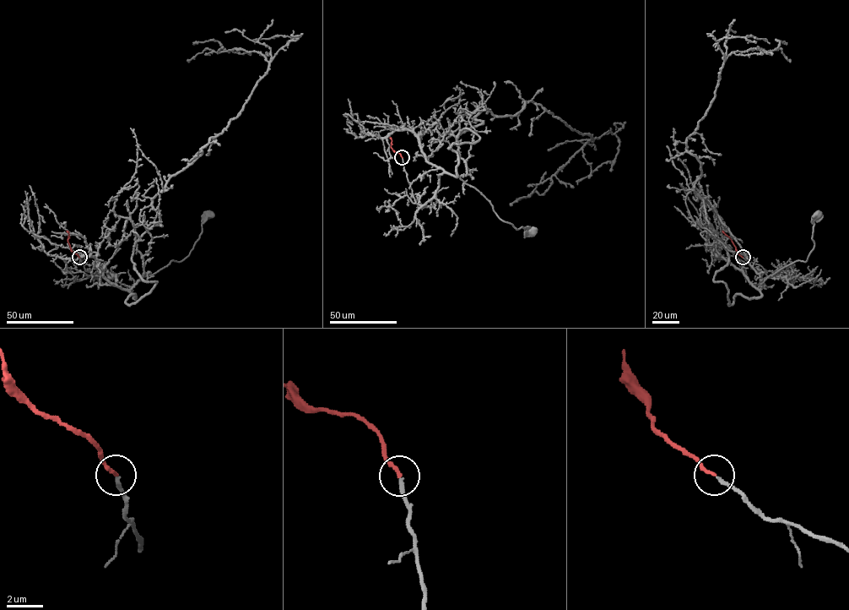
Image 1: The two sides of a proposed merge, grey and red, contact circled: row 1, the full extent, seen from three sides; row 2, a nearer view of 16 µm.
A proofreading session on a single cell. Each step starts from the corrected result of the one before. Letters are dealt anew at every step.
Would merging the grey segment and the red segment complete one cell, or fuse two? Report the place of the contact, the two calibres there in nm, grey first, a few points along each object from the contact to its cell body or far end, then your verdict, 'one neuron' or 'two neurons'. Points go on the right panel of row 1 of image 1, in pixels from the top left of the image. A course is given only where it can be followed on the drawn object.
(743, 257) | 190/200 nm | grey via (743, 257), (767, 270), (789, 273), (786, 278), (769, 275), (758, 288), (786, 266), (807, 260), (818, 215) | red via (743, 257), (722, 231) | one neuron

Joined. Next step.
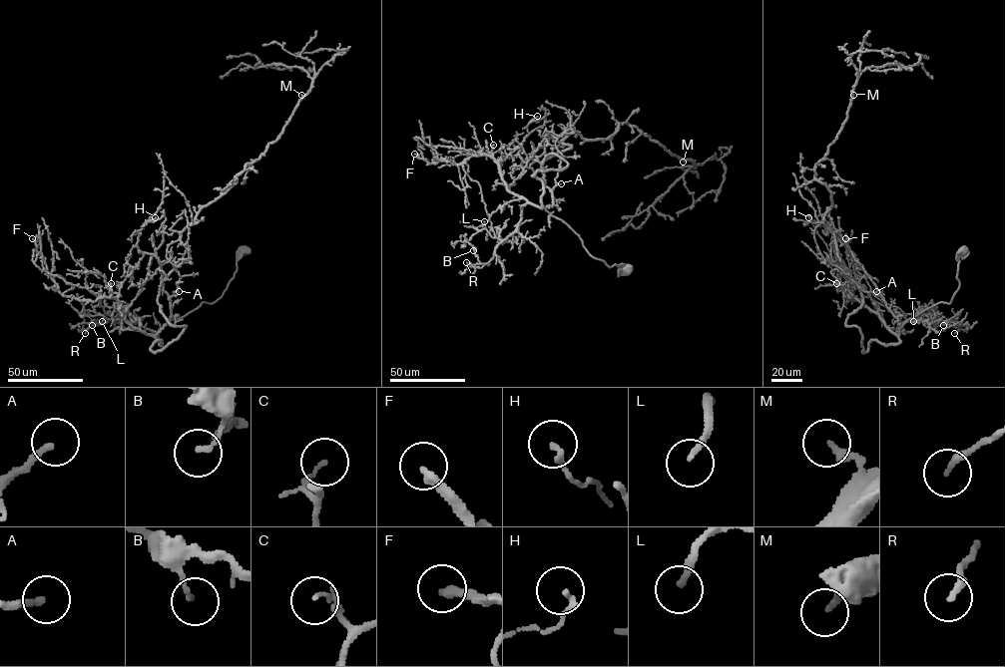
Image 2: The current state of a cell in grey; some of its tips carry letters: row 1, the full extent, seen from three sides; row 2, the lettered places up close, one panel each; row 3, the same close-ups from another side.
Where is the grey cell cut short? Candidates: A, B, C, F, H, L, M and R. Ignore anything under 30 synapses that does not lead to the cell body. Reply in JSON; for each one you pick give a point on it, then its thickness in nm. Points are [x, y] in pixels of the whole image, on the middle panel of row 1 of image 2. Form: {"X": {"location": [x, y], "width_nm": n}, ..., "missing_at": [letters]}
{"A": {"location": [561, 183], "width_nm": 200}, "F": {"location": [414, 154], "width_nm": 260}, "L": {"location": [484, 221], "width_nm": 180}, "missing_at": ["A", "F", "L"]}

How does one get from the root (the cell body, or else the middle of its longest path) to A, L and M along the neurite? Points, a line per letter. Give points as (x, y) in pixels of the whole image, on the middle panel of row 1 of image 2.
A: (627, 270), (616, 264), (610, 267), (593, 257), (579, 236), (545, 209), (552, 204), (551, 189), (561, 183)
L: (627, 270), (593, 257), (579, 236), (543, 207), (523, 204), (518, 226), (502, 239), (491, 236), (484, 221)
M: (627, 270), (537, 206), (532, 176), (567, 166), (539, 169), (570, 134), (618, 123), (683, 162)

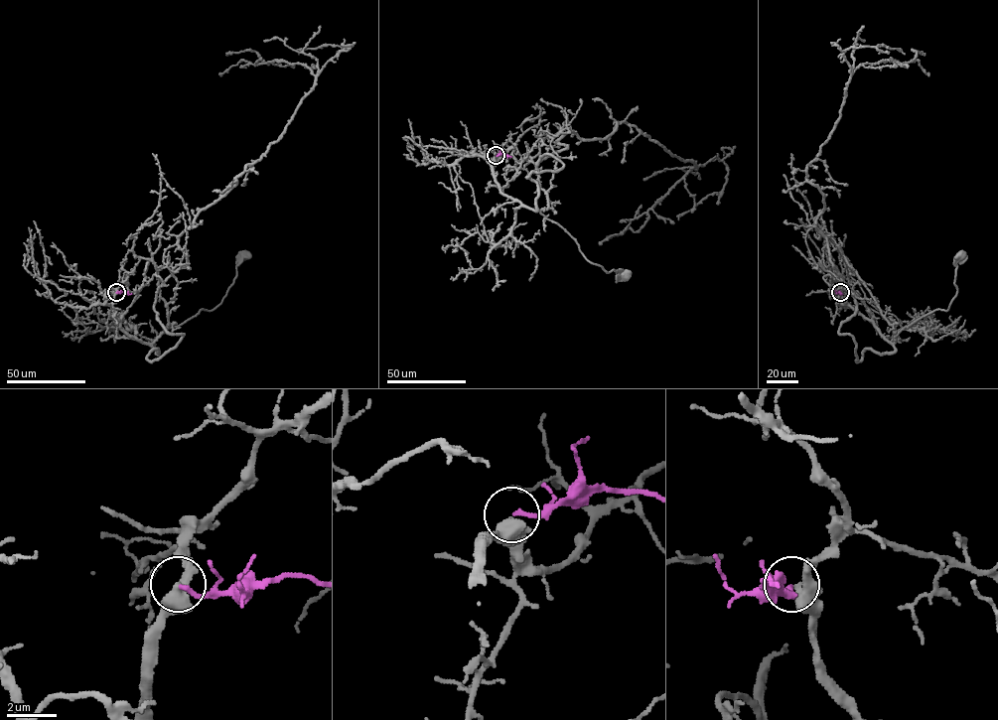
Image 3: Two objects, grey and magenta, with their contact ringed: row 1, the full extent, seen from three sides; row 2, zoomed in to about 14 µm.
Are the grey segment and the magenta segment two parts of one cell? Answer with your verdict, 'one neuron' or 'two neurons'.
one neuron

